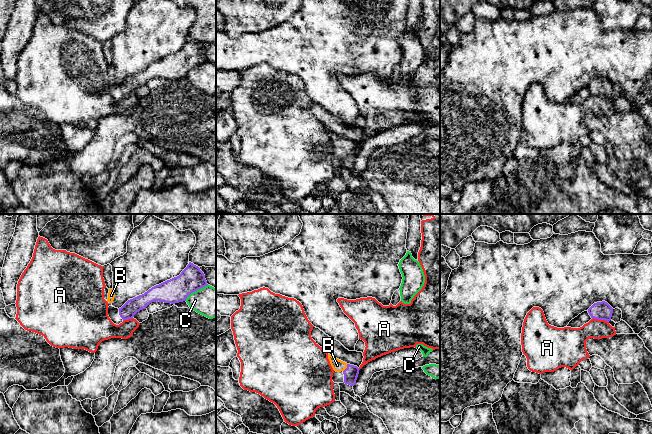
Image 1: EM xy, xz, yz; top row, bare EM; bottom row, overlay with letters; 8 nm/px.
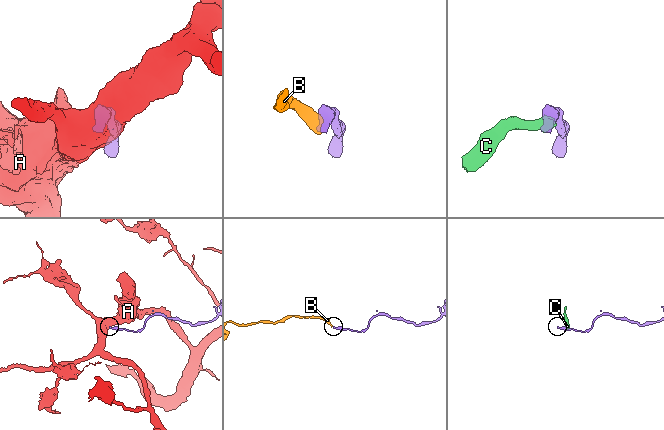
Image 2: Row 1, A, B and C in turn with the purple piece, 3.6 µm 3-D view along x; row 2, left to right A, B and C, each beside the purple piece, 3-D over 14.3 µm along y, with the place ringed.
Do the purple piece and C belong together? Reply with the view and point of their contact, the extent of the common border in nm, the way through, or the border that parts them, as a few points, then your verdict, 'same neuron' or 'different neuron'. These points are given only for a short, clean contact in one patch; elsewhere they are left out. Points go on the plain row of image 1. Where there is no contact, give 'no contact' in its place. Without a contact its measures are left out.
xy (195, 66) | 220 nm | along xy (207, 60), (193, 67), (185, 76) | different neuron

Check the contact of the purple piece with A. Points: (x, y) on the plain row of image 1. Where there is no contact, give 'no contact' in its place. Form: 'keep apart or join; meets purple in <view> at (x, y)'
keep apart; meets purple in yz at (600, 95)

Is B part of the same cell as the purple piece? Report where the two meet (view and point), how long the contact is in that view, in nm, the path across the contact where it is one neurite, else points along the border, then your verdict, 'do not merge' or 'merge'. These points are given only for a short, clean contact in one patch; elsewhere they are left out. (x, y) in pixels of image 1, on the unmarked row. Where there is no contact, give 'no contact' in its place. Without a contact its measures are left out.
contact xz (346, 144); length 70 nm; way xz (351, 148), (346, 144), (337, 141); merge

